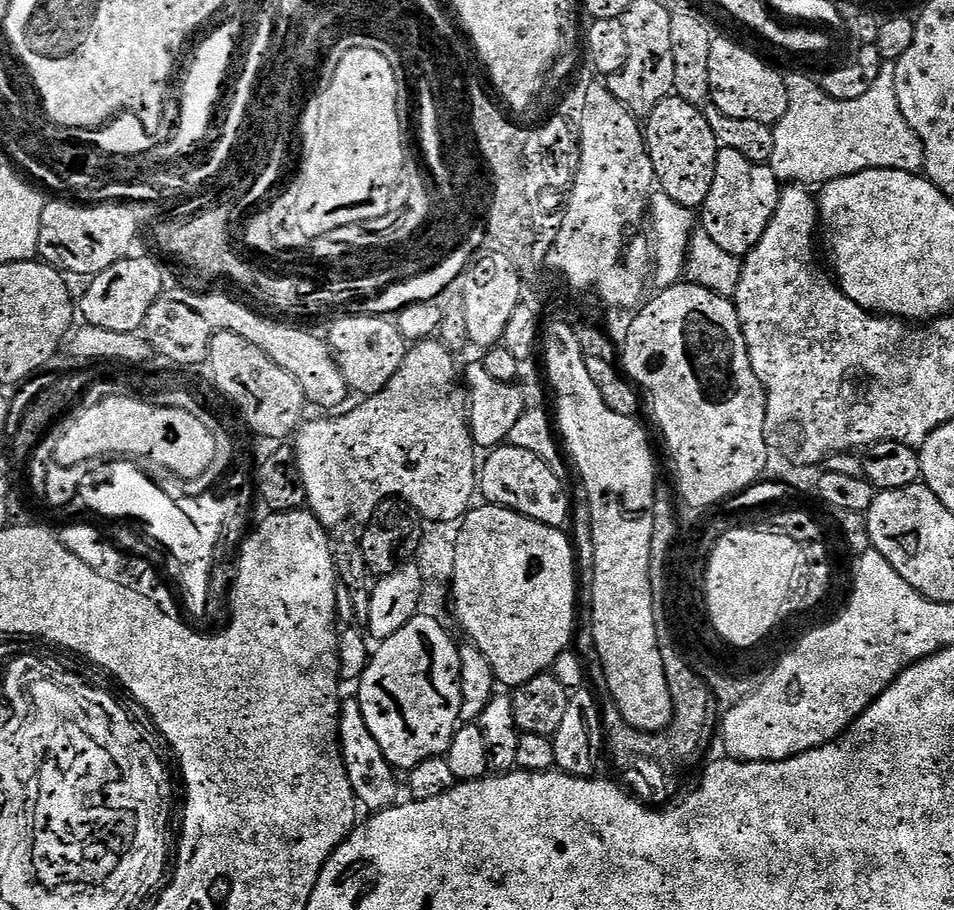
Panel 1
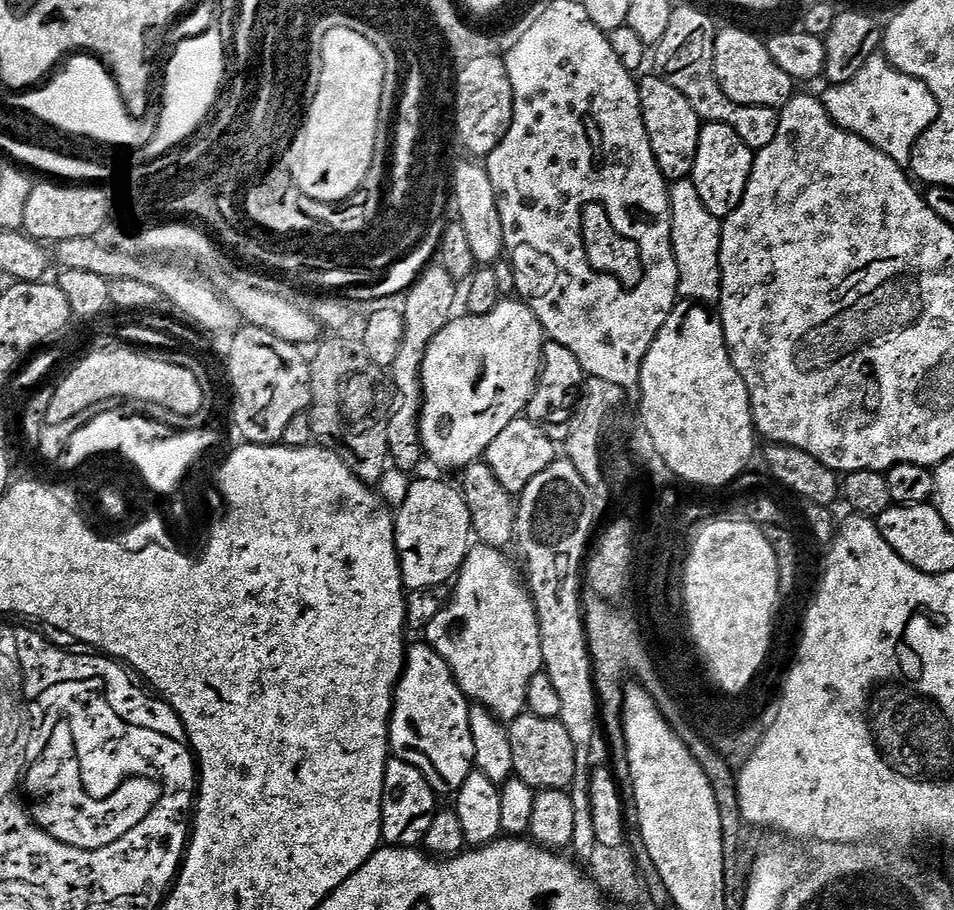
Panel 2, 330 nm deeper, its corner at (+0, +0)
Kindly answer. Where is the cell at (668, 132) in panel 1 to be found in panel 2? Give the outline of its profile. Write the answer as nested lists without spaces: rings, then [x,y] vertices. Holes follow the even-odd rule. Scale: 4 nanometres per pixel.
[[[651,74],[639,81],[640,109],[644,115],[646,134],[650,138],[650,146],[654,150],[654,158],[662,170],[664,179],[669,182],[687,180],[694,170],[694,158],[698,150],[698,138],[702,121],[700,115],[686,102],[686,98],[670,82],[666,82],[659,74]]]

